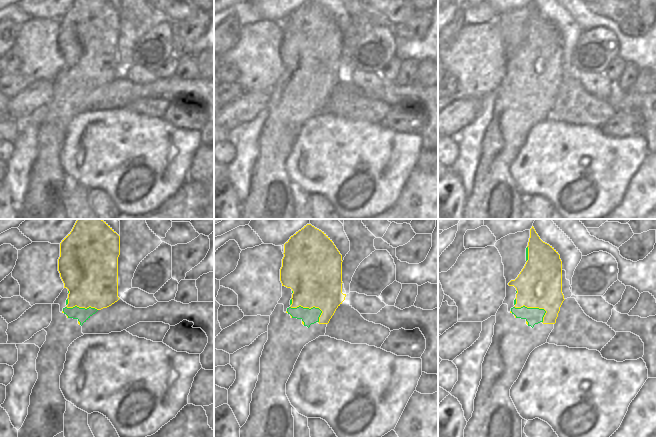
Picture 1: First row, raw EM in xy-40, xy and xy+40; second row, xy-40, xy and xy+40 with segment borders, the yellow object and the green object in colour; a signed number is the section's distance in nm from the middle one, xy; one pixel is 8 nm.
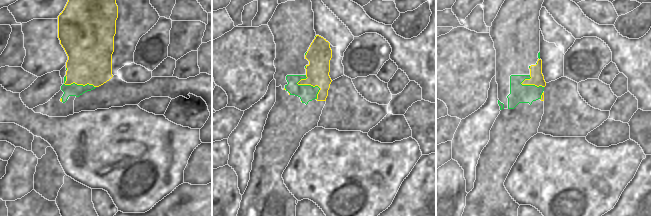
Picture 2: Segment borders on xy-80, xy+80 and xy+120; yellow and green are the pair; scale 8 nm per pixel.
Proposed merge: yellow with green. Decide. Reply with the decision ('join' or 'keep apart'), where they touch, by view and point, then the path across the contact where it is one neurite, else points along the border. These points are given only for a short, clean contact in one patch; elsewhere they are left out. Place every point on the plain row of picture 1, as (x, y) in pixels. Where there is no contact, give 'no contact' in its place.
keep apart; contact xy (311, 83)

